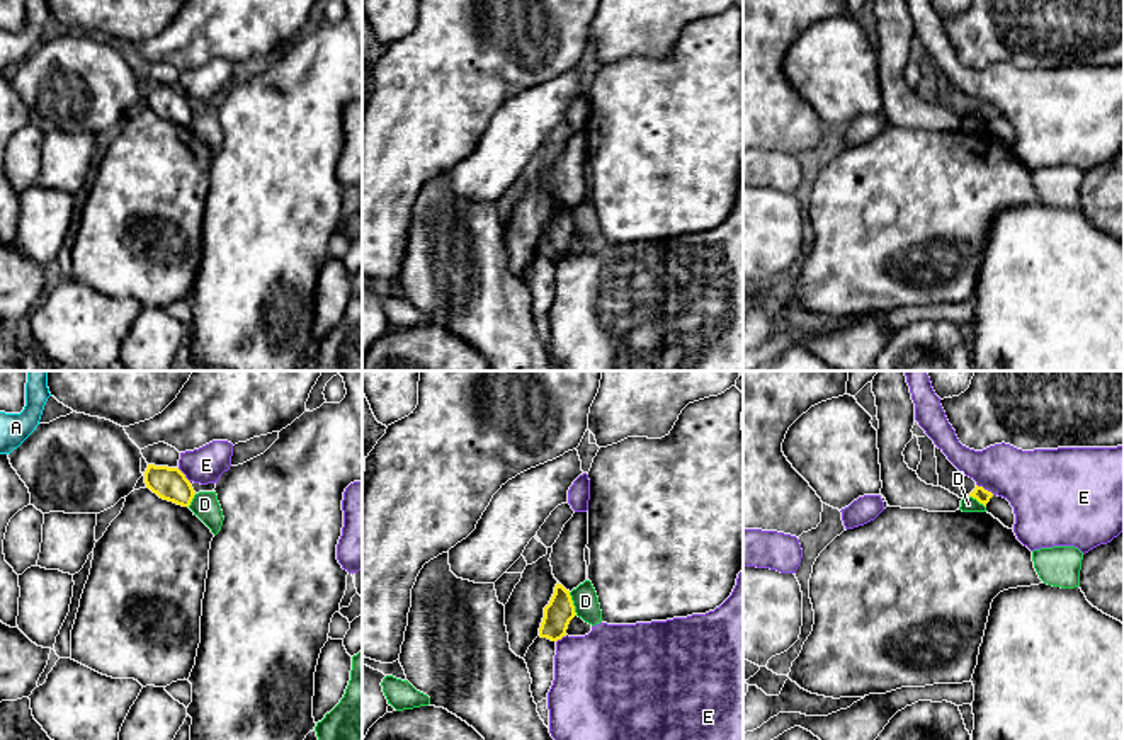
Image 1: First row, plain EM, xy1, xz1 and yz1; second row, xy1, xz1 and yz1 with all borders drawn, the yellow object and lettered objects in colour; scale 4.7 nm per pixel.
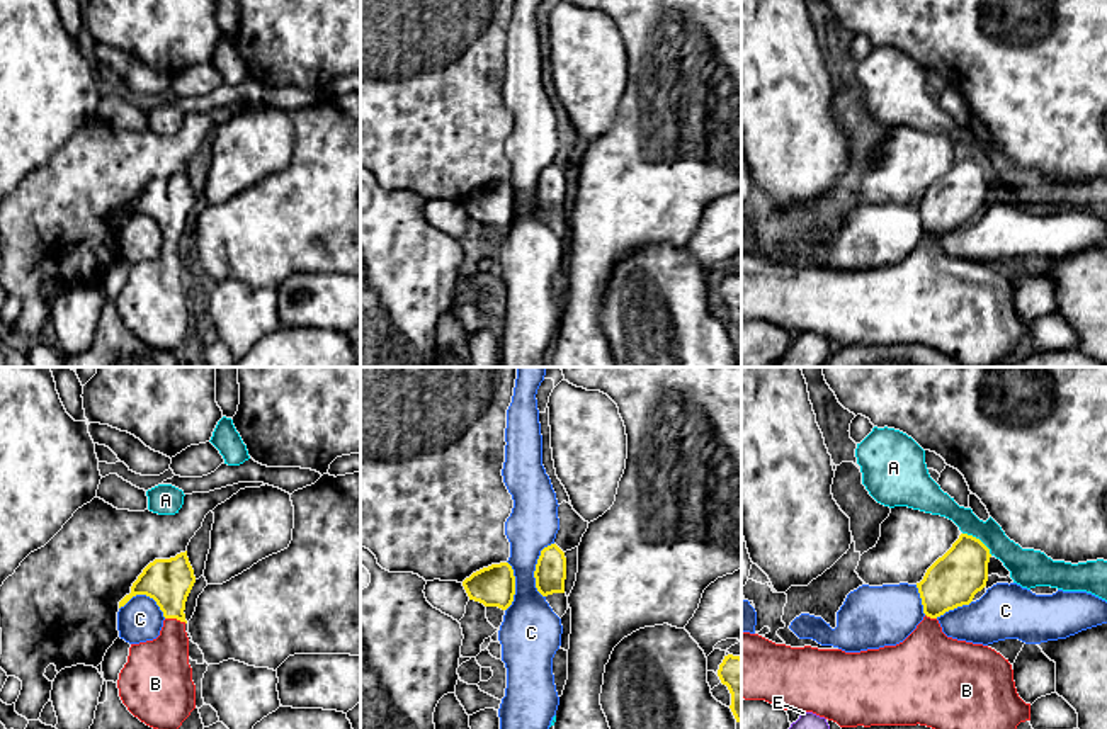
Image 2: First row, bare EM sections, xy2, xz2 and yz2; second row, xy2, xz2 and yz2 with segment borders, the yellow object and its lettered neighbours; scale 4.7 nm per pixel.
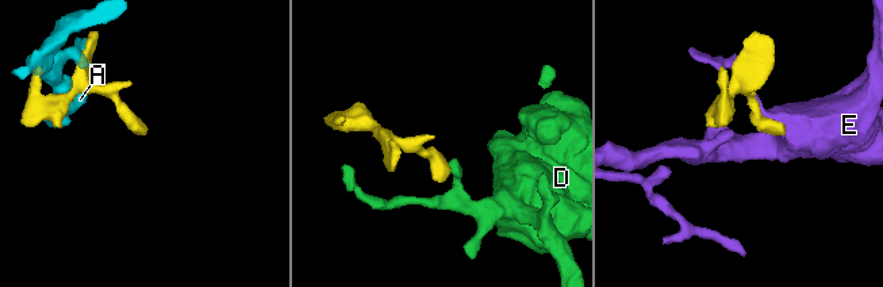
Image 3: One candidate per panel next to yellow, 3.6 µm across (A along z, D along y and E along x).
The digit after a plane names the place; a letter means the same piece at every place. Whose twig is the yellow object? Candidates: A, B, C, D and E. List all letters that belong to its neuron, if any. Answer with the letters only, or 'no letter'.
B

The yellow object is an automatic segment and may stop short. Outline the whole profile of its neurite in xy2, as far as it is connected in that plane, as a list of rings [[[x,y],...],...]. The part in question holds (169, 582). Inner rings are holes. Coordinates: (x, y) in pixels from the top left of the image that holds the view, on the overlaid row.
[[[187,551],[150,562],[119,602],[146,595],[163,612],[163,627],[153,641],[131,644],[128,663],[119,673],[122,704],[153,729],[179,729],[196,709],[196,685],[189,664],[185,602],[196,583]]]

